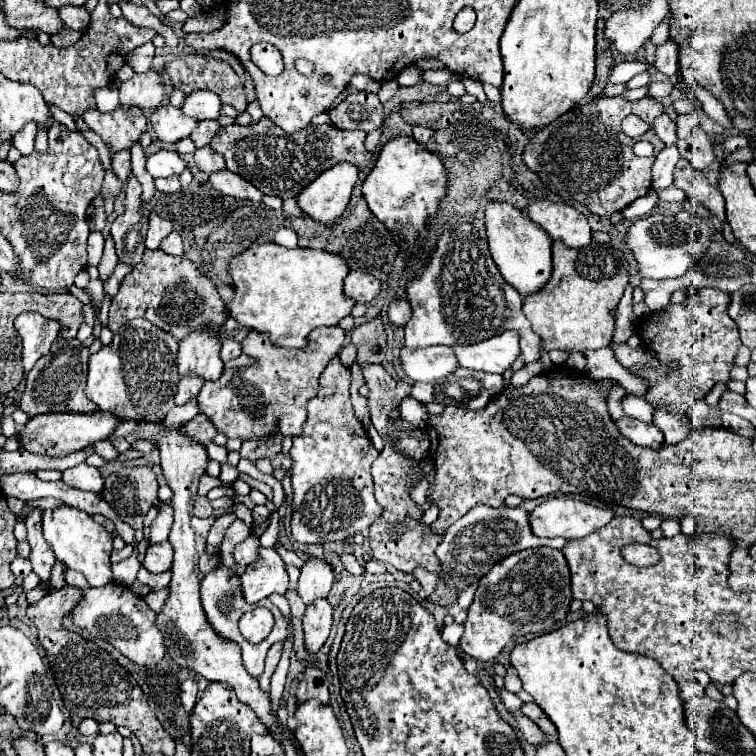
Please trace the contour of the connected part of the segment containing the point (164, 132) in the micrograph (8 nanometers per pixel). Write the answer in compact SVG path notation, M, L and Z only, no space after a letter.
M164 104L152 112L150 126L156 132L158 140L166 144L174 144L182 138L188 138L196 130L198 120L184 116L182 110L174 108L172 104Z

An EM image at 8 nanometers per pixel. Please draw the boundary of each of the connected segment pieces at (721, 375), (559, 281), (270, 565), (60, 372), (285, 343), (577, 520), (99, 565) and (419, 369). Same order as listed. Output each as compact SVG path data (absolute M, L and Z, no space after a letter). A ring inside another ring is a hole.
M704 288L694 296L686 296L682 304L668 304L644 318L640 334L650 334L644 348L656 354L660 366L636 366L630 368L630 372L650 384L648 392L642 396L646 402L670 408L672 412L686 412L692 402L706 396L714 384L728 380L736 350L742 344L738 326L728 316L728 298L730 294L726 292ZM670 360L680 362L678 372L668 372L666 364Z
M554 240L552 276L544 288L540 288L536 294L526 296L522 304L524 316L530 320L532 330L542 338L544 356L548 356L552 348L582 352L582 350L598 350L608 346L614 332L614 310L618 306L618 298L622 298L624 294L626 278L628 278L628 262L618 248L600 242L590 242L584 248L568 248L560 240Z
M260 548L260 558L246 566L246 572L240 574L240 586L246 602L258 602L272 592L286 594L288 574L284 562L274 548Z
M76 338L54 342L52 350L44 358L40 358L30 370L26 378L26 388L20 394L16 406L30 416L48 412L78 412L78 414L96 412L96 406L84 394L88 358L90 358L88 348L84 348Z
M252 244L248 250L244 250L228 262L228 272L234 280L234 298L226 304L230 316L238 320L242 326L270 334L272 344L280 348L304 348L308 342L308 334L314 328L336 326L344 316L350 314L354 306L354 300L348 300L342 292L342 282L348 272L346 262L338 254L326 250L288 250L278 244Z
M550 498L530 512L530 526L542 538L584 538L614 518L612 510L572 498Z
M58 506L54 510L46 510L42 516L42 532L44 532L44 540L54 550L56 560L62 562L66 568L82 572L90 586L98 588L112 582L110 554L112 554L114 536L108 534L100 524L94 524L90 514L72 506Z
M402 346L400 364L412 382L440 382L458 368L454 352L448 346L428 346L416 350Z

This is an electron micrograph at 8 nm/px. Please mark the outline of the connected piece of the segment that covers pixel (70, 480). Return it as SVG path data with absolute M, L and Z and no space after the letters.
M80 464L76 468L70 468L70 470L62 472L62 482L72 486L72 488L78 488L78 490L100 492L102 484L104 484L104 478L102 478L102 472L98 468L88 466L88 464Z

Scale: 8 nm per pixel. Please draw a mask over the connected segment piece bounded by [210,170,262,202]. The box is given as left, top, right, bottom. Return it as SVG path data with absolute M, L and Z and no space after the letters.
M220 170L218 174L210 174L210 182L218 192L222 192L226 196L252 200L252 202L262 200L262 192L256 186L252 186L250 182L246 182L244 178L240 178L238 174L234 174L230 170Z

